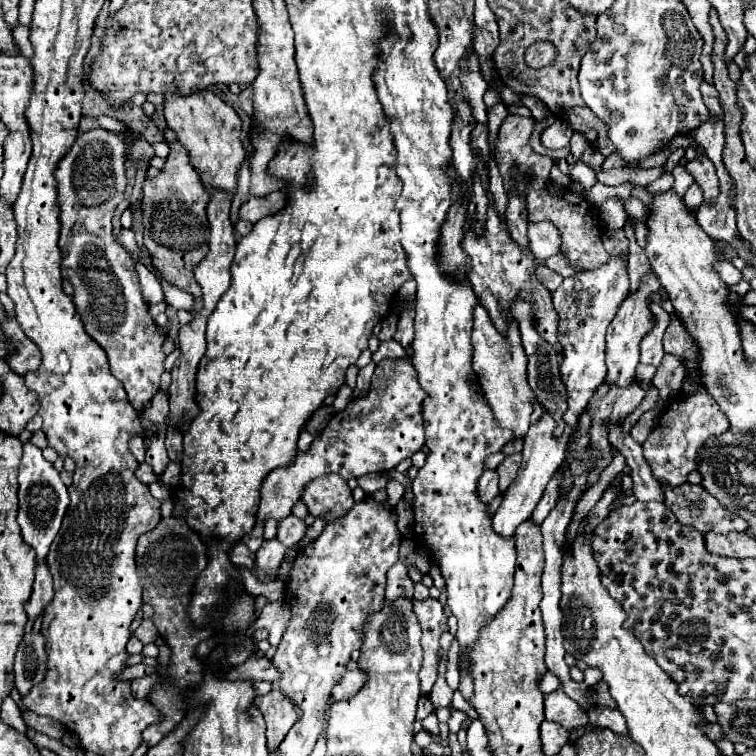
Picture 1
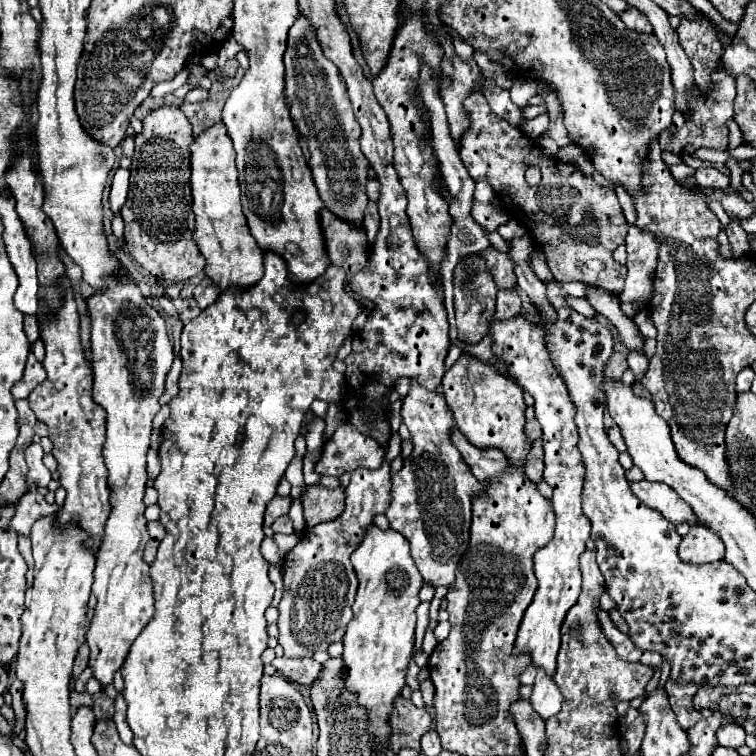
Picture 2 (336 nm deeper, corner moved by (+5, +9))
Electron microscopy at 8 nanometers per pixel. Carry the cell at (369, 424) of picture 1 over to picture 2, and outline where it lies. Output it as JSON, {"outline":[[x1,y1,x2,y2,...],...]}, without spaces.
{"outline":[[344,422,336,428,332,438,324,444,322,456,316,462,316,472,324,476,342,476,356,468,378,468,384,462,384,448,362,434,350,422]]}

